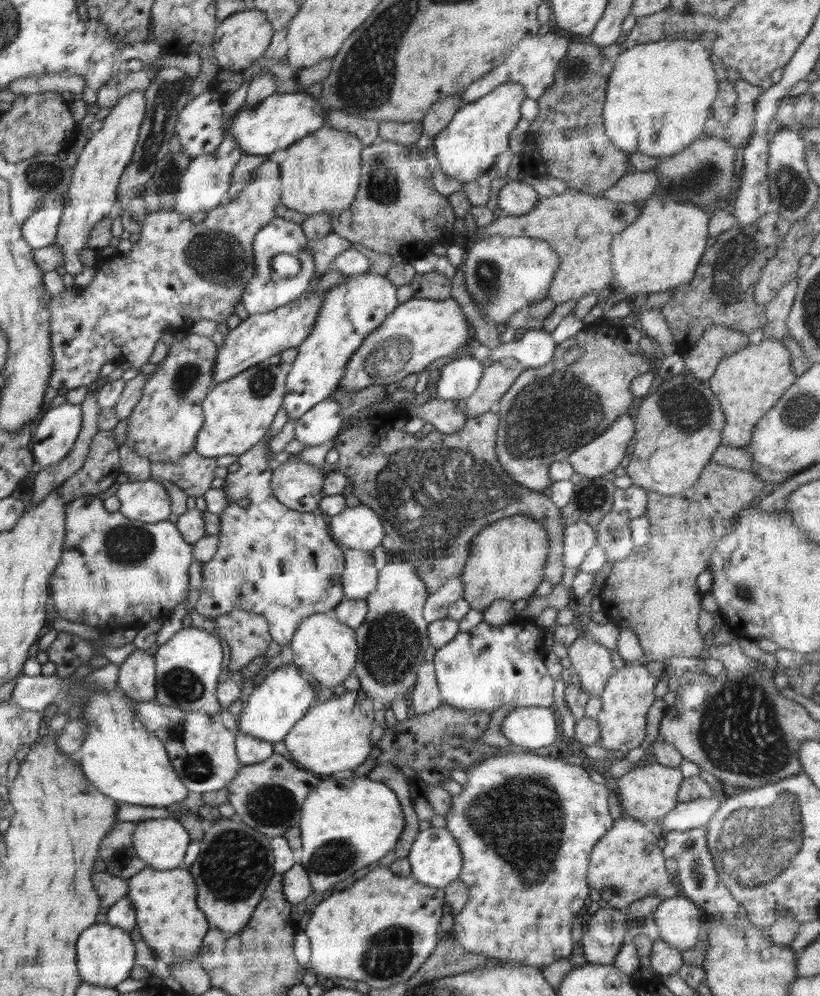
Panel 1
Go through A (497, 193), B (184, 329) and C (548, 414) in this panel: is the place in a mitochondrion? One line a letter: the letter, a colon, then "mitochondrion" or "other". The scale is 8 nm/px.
A: other
B: other
C: mitochondrion

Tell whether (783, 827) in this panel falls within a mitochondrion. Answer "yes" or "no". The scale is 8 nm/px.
yes

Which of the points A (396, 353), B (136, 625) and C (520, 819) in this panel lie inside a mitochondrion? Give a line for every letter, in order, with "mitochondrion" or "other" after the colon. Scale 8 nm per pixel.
A: mitochondrion
B: other
C: mitochondrion

